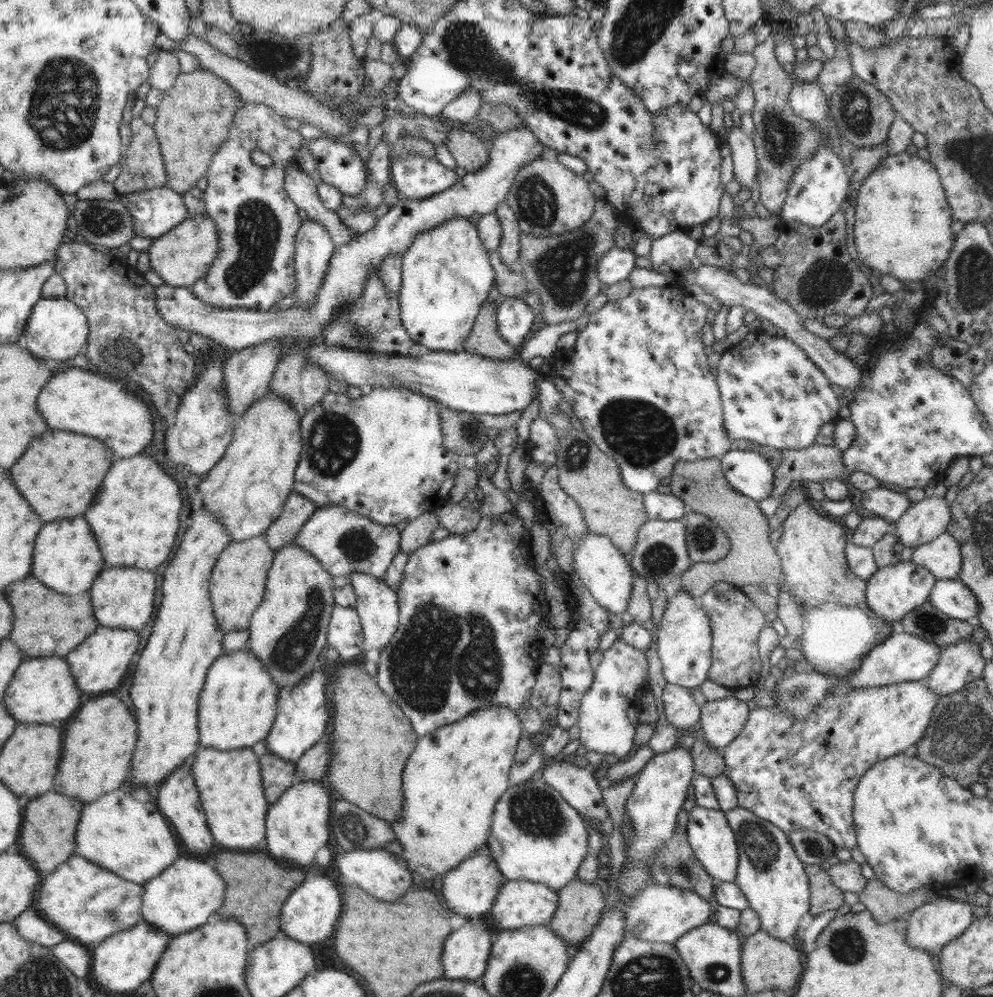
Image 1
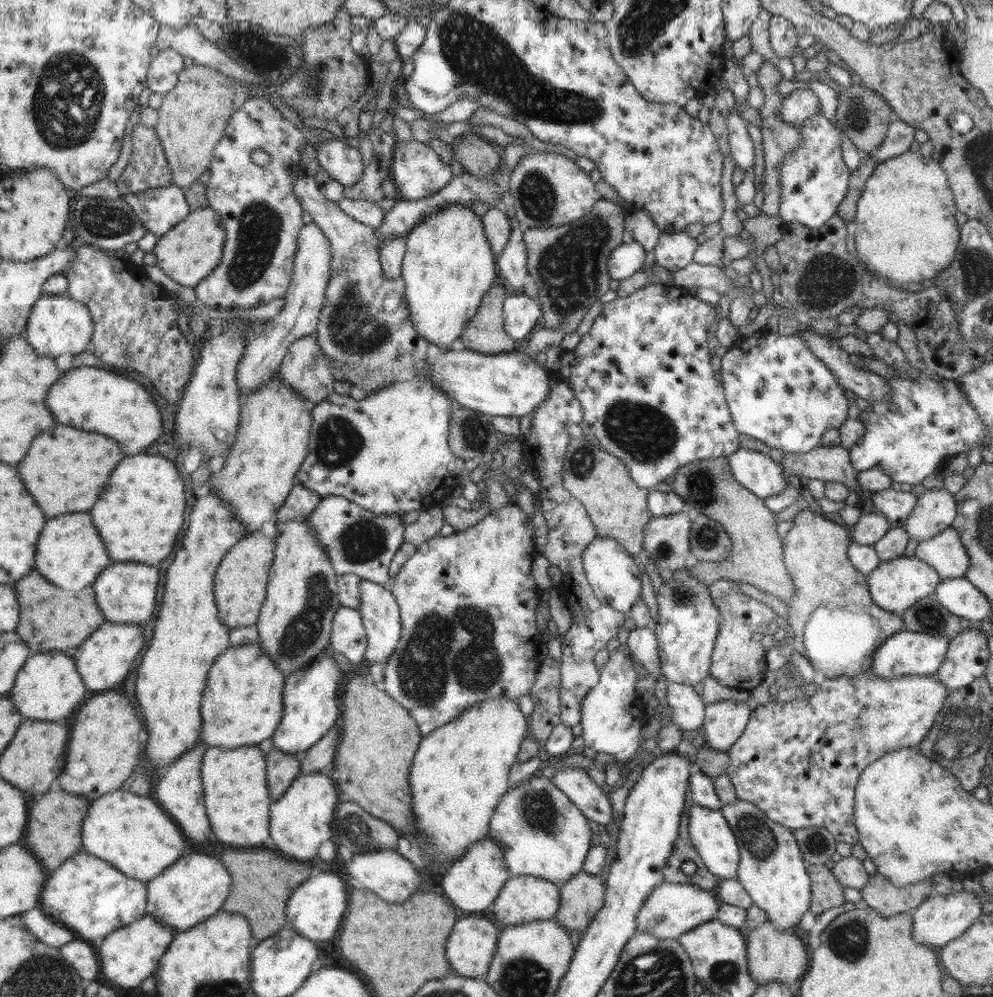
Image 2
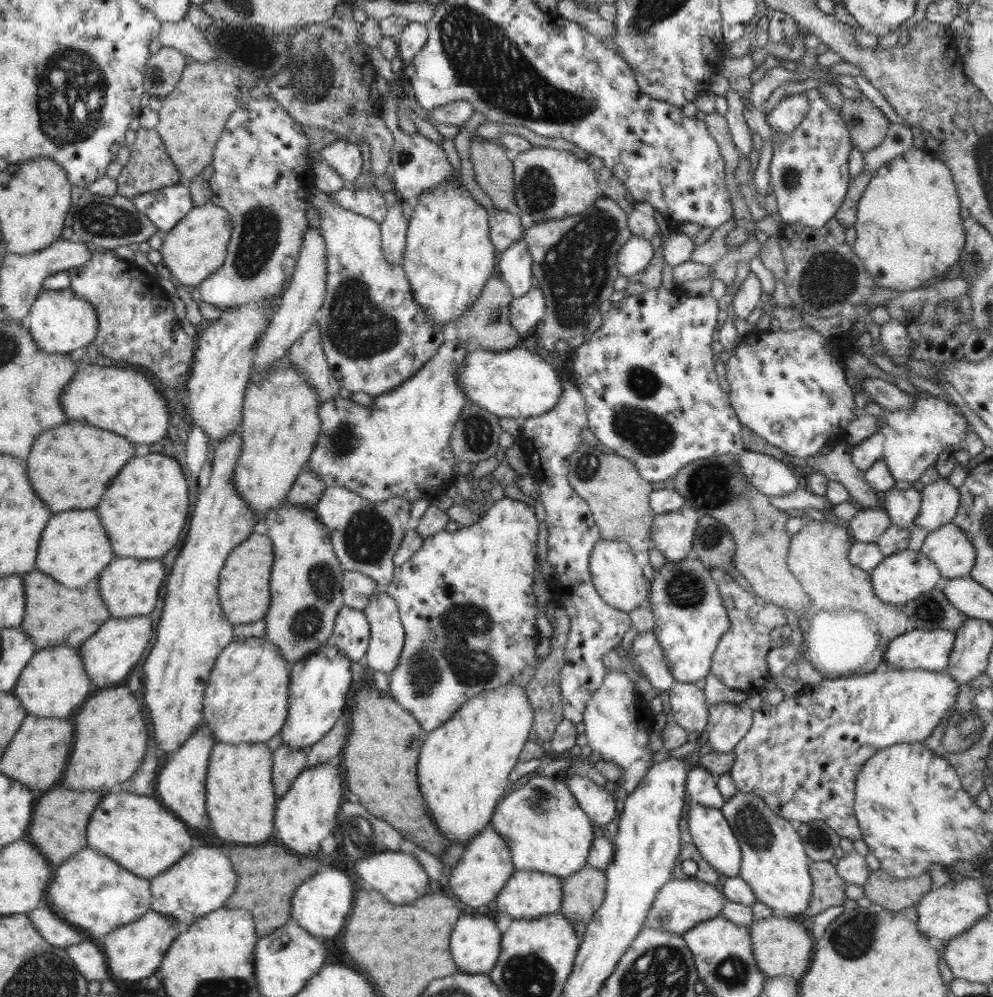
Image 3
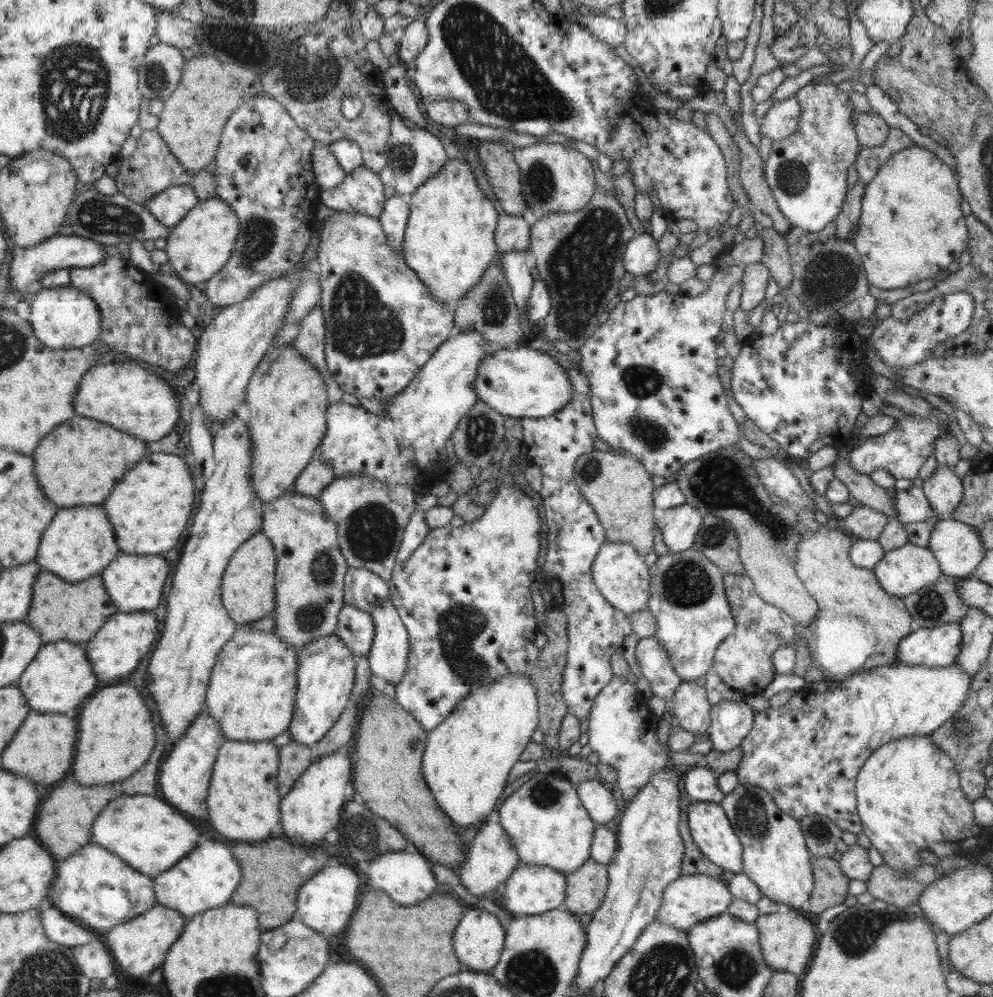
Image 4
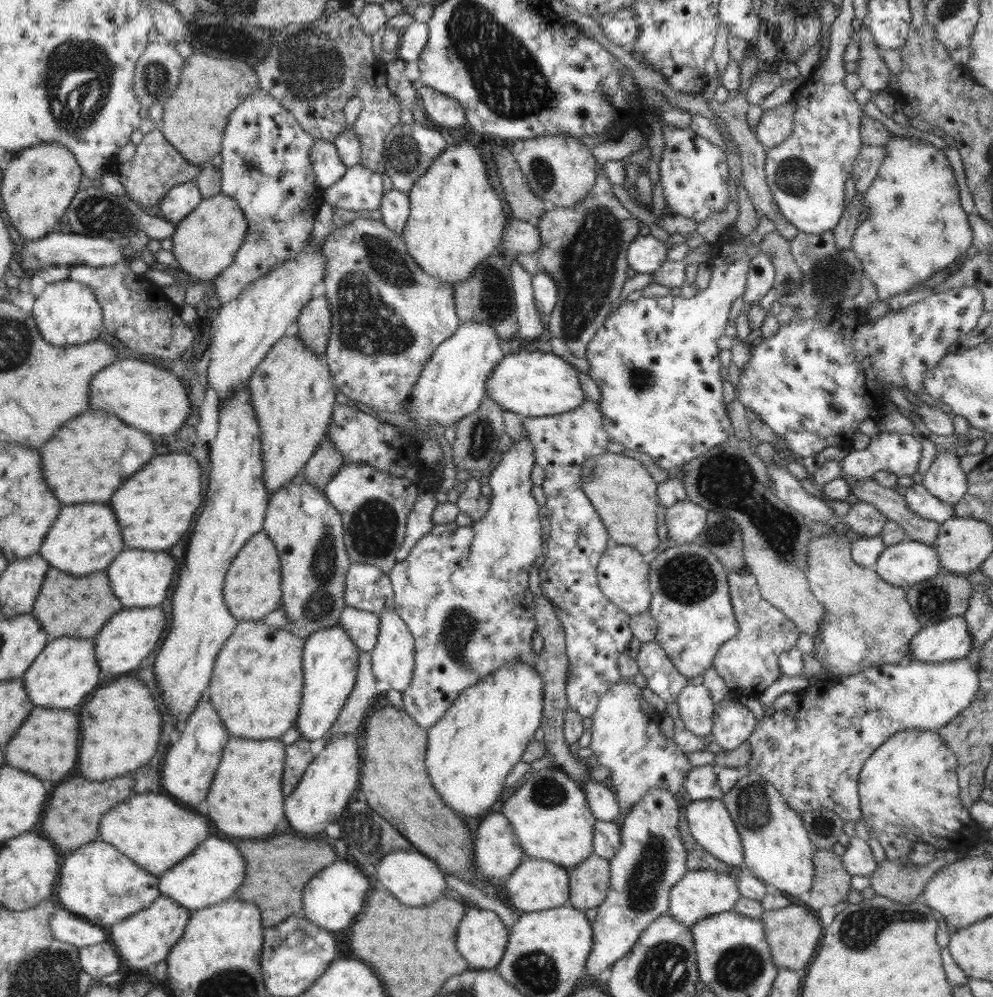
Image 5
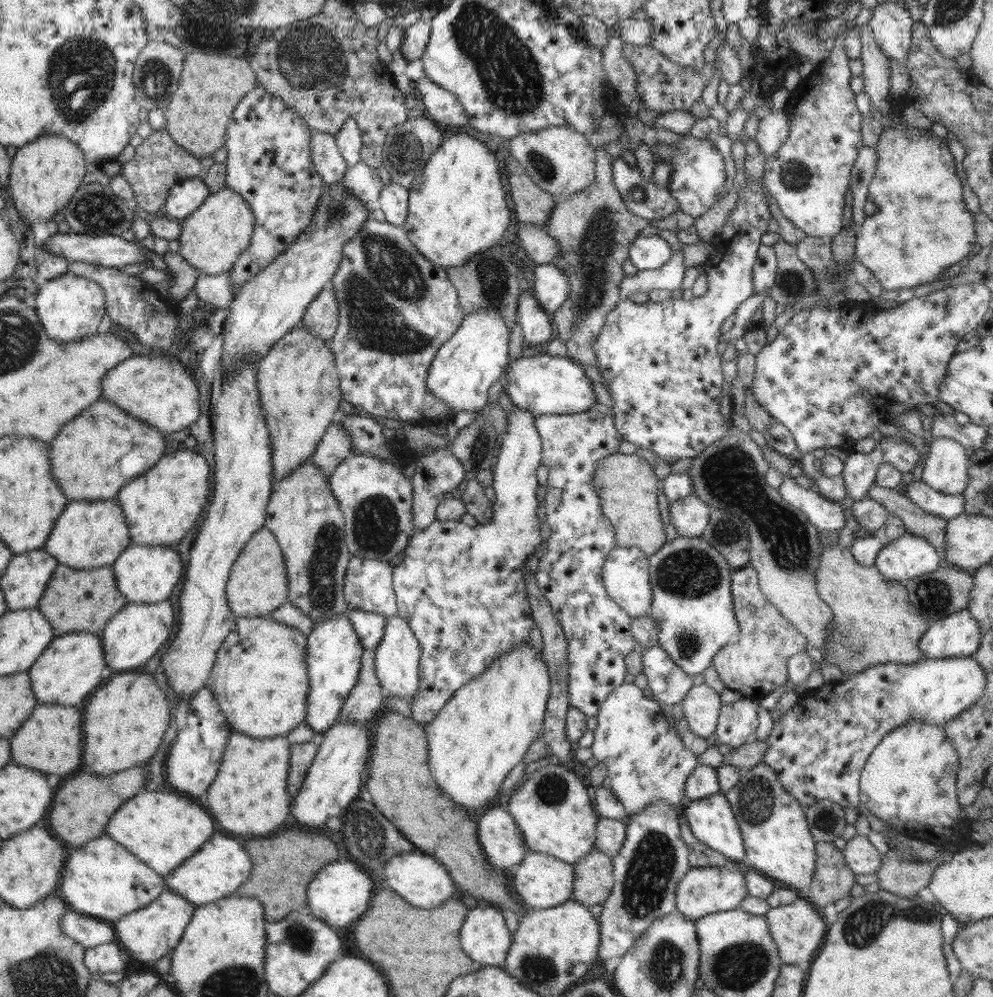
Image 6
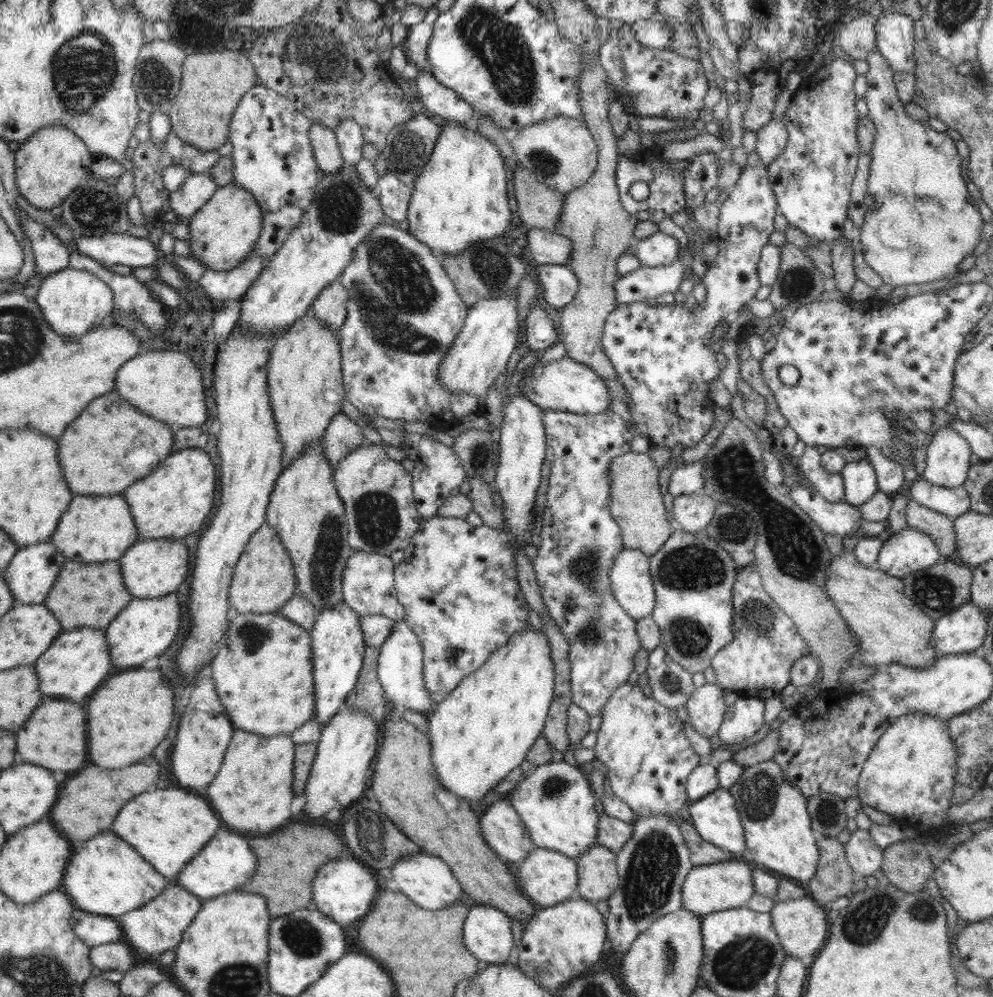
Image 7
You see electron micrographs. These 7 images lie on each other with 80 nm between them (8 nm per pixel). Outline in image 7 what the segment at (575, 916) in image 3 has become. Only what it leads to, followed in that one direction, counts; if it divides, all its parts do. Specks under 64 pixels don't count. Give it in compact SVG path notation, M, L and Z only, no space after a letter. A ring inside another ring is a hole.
M597 843L581 854L575 860L578 875L576 896L593 903L607 900L620 882L615 858L616 853Z

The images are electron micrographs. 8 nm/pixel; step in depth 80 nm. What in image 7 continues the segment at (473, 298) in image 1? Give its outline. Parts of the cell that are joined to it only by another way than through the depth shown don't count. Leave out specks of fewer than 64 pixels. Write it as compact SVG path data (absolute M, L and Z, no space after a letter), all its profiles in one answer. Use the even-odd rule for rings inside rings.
M441 122L441 132L430 160L412 184L413 191L407 210L407 231L424 243L440 261L445 254L459 254L483 240L505 237L504 230L510 222L508 207L508 172L506 160L495 143L474 132L465 124Z

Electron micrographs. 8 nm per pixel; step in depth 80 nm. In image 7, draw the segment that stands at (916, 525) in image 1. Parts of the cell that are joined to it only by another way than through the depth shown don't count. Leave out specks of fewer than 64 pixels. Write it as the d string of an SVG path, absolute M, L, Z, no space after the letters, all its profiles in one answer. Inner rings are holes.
M951 426L941 428L934 433L926 452L923 480L946 488L964 485L972 465L973 452L961 434Z

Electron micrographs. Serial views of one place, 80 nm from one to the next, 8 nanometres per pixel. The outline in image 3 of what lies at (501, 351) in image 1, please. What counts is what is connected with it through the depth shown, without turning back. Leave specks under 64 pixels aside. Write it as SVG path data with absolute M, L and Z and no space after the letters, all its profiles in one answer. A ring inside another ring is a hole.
M496 272L488 279L482 292L479 292L479 297L469 305L469 309L453 322L457 330L457 340L470 351L505 351L516 347L521 336L509 321L512 300L510 288Z

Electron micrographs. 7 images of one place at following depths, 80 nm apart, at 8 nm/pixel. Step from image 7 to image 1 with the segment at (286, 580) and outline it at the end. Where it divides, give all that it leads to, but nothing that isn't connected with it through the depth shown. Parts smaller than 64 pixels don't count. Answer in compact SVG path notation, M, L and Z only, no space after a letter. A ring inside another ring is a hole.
M266 534L242 542L233 542L221 552L209 580L209 597L214 609L214 619L225 633L247 630L254 610L264 598L267 574L275 553L270 549Z

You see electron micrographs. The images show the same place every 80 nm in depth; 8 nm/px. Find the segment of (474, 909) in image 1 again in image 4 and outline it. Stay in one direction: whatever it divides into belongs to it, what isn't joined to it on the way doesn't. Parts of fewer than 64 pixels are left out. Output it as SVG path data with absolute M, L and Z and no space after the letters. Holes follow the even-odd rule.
M489 818L481 823L473 844L467 845L465 861L456 870L456 874L474 896L485 896L489 892L497 894L502 884L521 863L510 836L499 822Z

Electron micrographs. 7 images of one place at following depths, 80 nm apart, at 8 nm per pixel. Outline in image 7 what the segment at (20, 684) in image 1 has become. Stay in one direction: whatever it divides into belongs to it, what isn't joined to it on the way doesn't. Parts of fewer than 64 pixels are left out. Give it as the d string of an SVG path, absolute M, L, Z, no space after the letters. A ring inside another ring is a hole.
M80 627L61 632L36 661L39 689L44 697L80 702L86 706L93 692L112 670L109 644L104 630Z

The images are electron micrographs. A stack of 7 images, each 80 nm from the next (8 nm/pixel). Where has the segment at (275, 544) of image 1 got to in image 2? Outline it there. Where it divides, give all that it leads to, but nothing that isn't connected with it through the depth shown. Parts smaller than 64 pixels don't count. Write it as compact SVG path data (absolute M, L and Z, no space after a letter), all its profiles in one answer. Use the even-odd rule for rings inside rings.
M296 481L290 495L276 514L276 523L288 522L289 520L305 522L306 518L316 509L320 500L314 491L302 487L302 482Z

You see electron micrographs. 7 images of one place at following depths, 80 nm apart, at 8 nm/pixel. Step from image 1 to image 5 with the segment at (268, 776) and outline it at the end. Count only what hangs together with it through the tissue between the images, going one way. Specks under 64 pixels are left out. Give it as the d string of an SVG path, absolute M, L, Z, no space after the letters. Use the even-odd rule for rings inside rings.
M304 738L286 745L284 770L282 773L282 794L288 796L297 787L304 771L313 762L310 741Z

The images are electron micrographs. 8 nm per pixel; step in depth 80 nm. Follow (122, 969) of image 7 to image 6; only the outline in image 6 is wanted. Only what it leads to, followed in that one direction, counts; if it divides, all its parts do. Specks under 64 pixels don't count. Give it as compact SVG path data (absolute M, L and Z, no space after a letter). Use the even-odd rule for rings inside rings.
M116 941L85 948L84 965L90 970L90 974L104 975L125 971L127 959Z

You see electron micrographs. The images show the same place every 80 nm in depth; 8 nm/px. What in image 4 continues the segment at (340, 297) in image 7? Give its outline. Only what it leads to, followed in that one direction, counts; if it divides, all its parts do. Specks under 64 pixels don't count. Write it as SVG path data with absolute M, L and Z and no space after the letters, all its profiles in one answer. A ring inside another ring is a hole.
M317 304L299 322L299 333L292 345L319 372L326 385L329 402L337 403L342 401L345 392L334 382L325 361L326 333L322 307L321 304Z

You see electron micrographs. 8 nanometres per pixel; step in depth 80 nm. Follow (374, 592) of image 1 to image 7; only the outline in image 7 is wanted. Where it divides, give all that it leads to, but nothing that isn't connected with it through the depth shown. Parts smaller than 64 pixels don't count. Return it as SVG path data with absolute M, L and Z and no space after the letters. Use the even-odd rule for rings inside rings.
M395 621L390 636L380 647L377 656L377 677L387 698L404 709L428 716L434 708L430 693L426 690L423 677L423 646L417 634L404 622Z

